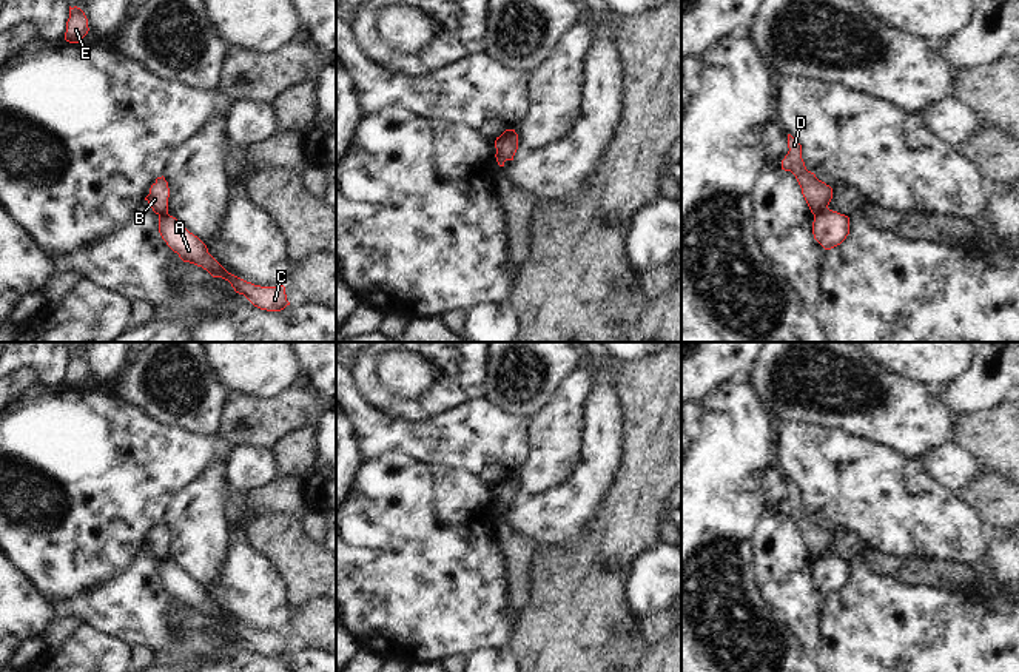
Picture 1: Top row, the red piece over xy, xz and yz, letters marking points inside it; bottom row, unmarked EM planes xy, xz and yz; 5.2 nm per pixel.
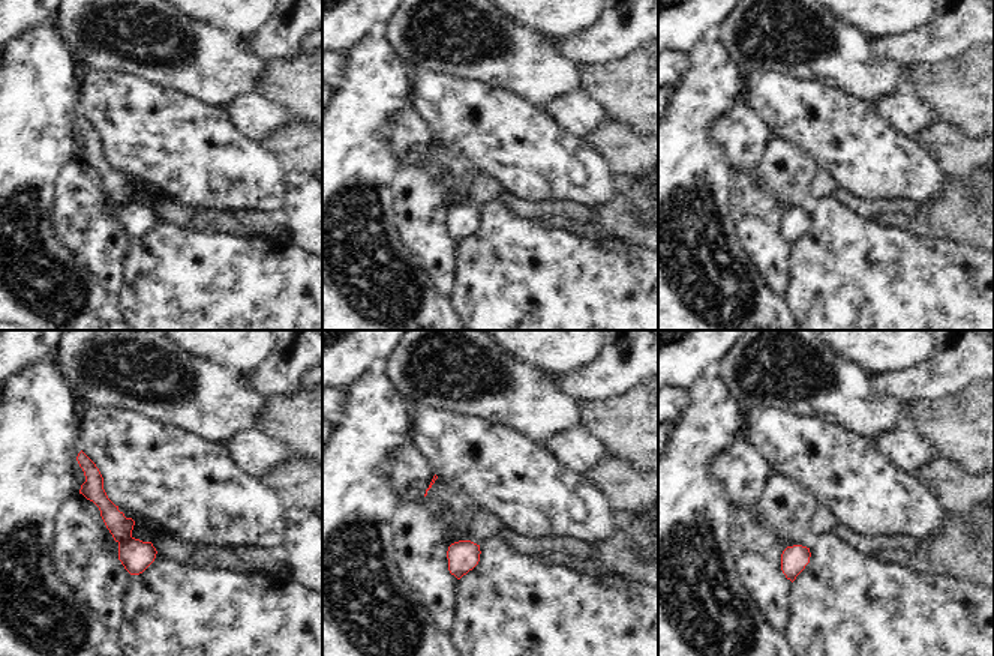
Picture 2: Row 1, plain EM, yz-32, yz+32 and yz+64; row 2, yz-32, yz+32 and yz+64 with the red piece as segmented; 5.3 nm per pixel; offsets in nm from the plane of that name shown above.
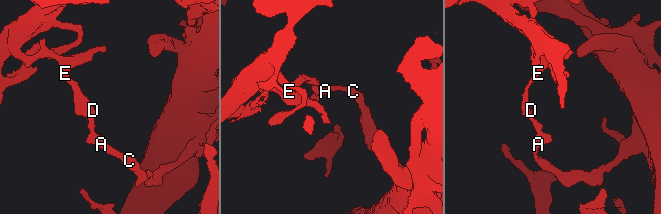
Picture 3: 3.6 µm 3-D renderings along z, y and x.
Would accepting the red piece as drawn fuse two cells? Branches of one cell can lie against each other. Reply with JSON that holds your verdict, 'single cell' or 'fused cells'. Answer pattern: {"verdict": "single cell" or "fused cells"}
{"verdict": "fused cells"}

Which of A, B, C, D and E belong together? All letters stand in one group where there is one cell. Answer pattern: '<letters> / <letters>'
A C / B D E

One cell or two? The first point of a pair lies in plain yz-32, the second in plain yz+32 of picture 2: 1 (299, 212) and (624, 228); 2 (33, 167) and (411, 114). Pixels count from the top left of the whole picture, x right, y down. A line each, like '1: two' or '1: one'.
1: two
2: two

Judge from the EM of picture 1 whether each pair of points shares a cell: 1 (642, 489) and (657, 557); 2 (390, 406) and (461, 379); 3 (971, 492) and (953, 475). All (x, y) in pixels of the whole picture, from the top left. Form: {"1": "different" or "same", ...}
{"1": "different", "2": "same", "3": "different"}

